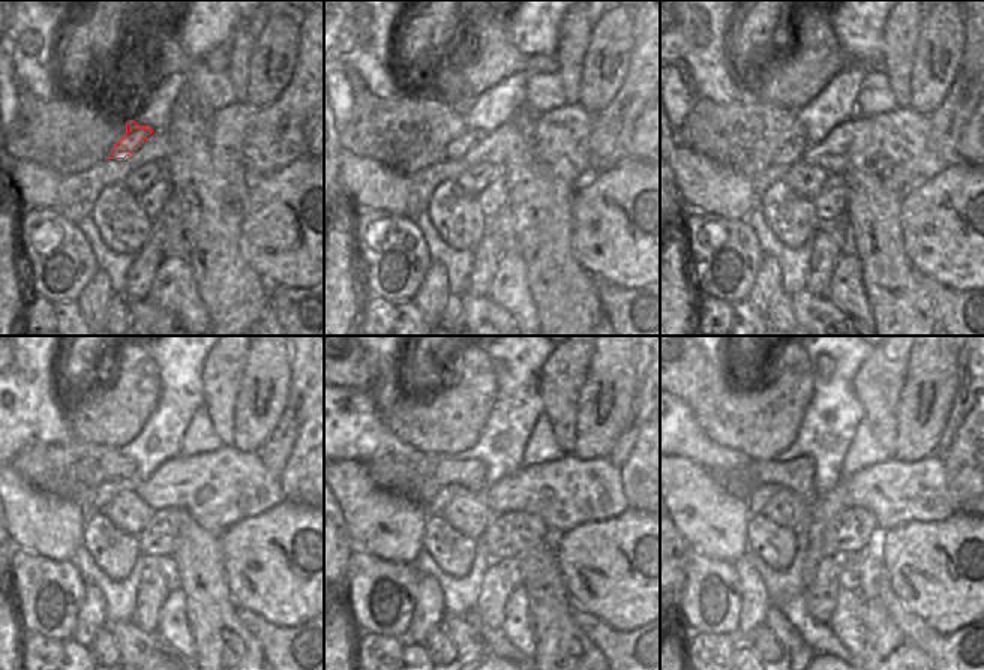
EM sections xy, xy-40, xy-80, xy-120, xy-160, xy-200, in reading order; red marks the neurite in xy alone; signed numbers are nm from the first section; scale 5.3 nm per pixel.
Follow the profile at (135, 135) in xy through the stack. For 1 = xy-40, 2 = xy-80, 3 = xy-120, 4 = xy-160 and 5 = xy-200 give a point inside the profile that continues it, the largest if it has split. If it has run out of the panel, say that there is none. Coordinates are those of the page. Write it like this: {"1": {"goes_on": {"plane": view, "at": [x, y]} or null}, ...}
{"1": {"goes_on": {"plane": "xy-40", "at": [456, 149]}}, "2": {"goes_on": {"plane": "xy-80", "at": [791, 152]}}, "3": {"goes_on": {"plane": "xy-120", "at": [107, 492]}}, "4": {"goes_on": {"plane": "xy-160", "at": [446, 493]}}, "5": {"goes_on": {"plane": "xy-200", "at": [761, 495]}}}

